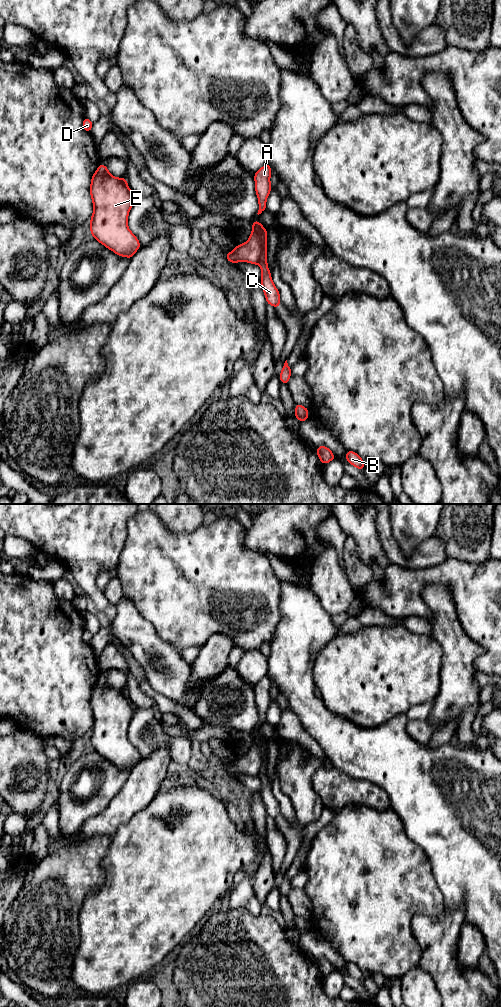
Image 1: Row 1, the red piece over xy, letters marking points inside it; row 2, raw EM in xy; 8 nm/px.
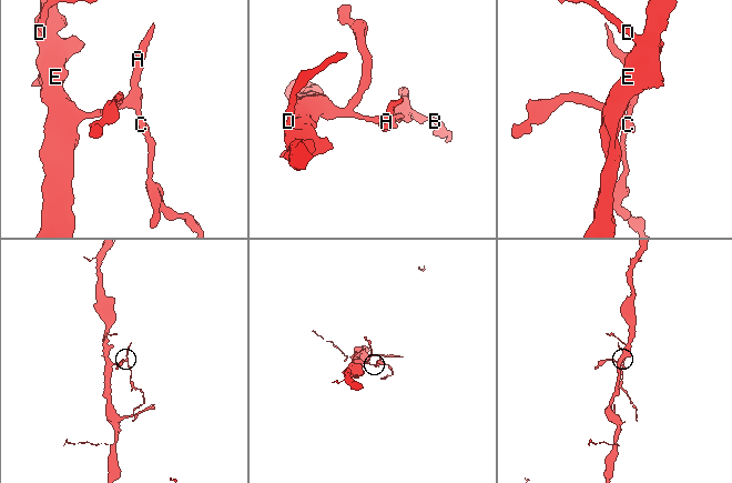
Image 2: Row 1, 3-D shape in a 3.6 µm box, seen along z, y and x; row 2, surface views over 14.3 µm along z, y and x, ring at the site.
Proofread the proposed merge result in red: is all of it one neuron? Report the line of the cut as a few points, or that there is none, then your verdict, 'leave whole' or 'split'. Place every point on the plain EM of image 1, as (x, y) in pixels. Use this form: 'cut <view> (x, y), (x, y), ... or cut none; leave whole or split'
cut xy (265, 752), (260, 772), (257, 775); split

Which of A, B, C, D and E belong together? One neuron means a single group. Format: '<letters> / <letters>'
A B C / D E

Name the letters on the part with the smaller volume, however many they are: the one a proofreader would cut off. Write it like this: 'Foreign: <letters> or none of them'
Foreign: A, B, C

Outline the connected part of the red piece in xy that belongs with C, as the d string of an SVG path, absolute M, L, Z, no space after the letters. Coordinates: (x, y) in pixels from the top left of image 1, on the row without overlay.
M266 753L263 754L263 763L258 776L262 783L260 795L263 800L267 816L270 816L273 819L281 820L280 806L271 791L271 785L267 777L267 754Z

